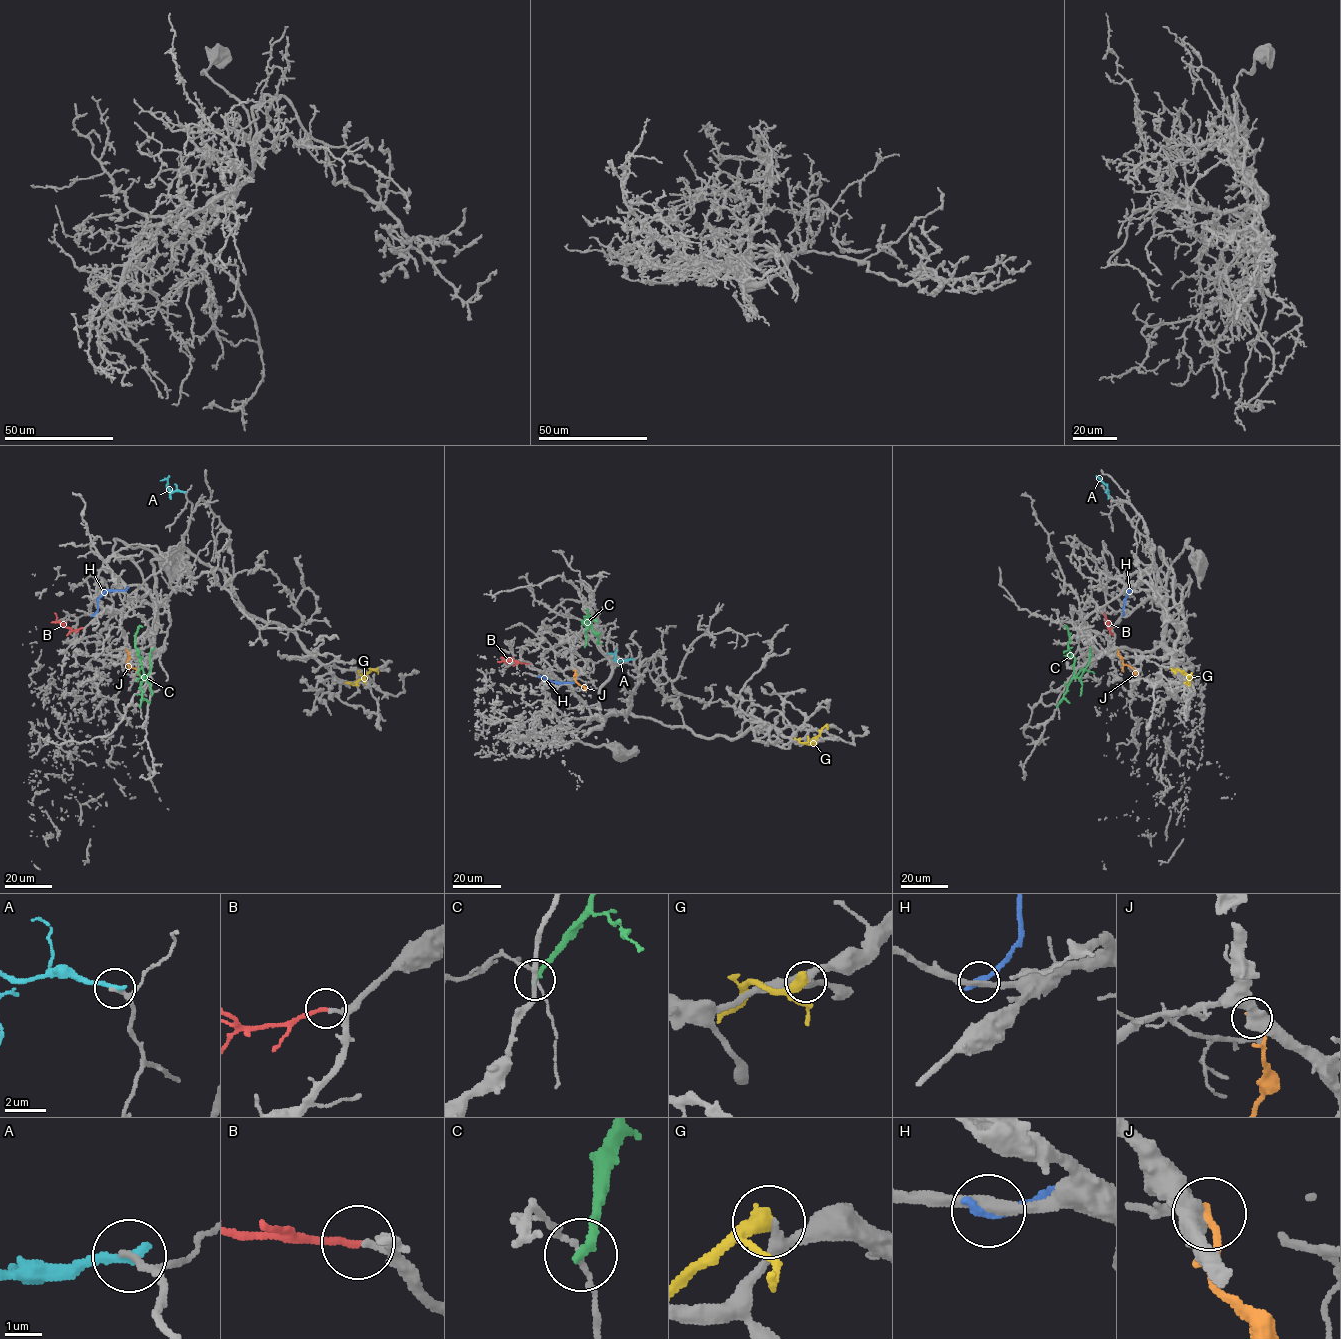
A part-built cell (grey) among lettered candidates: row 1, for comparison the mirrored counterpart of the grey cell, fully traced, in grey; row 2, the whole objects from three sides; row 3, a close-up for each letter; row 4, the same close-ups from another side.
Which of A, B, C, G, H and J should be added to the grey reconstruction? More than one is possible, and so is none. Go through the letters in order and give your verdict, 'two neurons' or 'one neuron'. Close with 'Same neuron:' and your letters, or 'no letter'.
A: two neurons
B: one neuron
C: two neurons
G: two neurons
H: two neurons
J: two neurons
Same neuron: B

